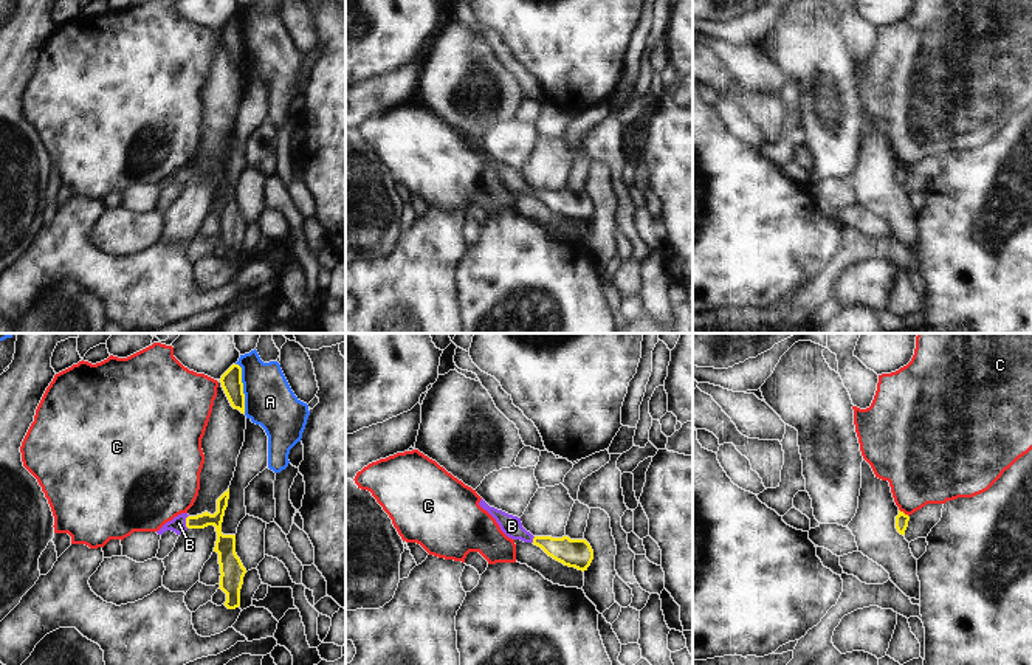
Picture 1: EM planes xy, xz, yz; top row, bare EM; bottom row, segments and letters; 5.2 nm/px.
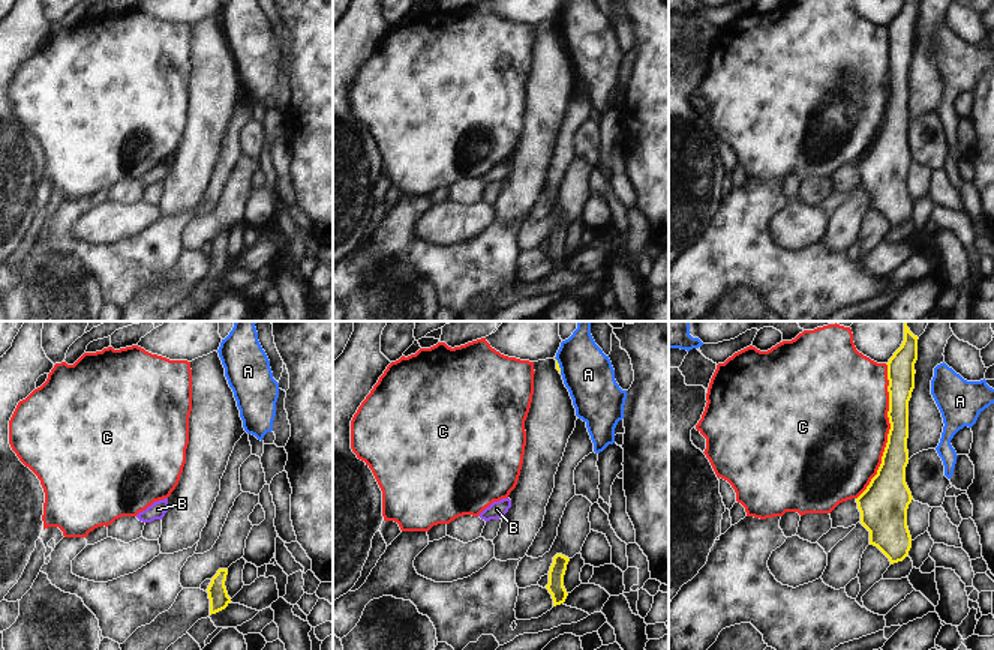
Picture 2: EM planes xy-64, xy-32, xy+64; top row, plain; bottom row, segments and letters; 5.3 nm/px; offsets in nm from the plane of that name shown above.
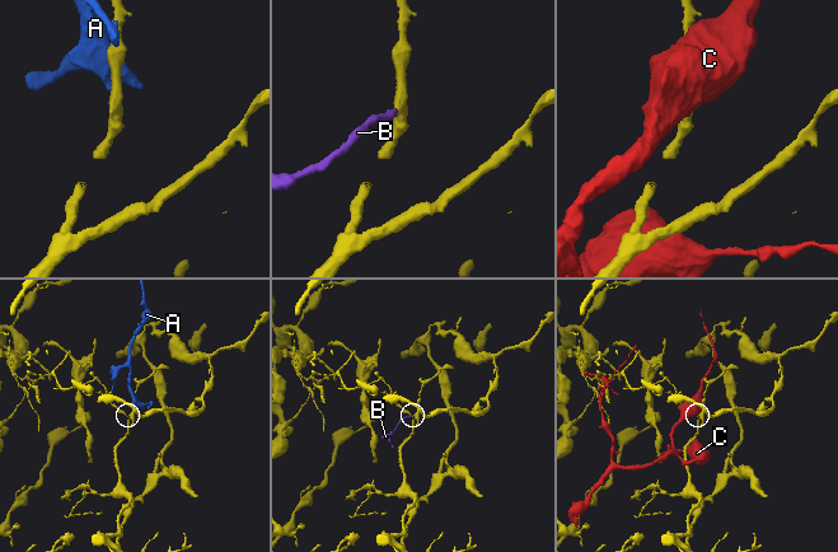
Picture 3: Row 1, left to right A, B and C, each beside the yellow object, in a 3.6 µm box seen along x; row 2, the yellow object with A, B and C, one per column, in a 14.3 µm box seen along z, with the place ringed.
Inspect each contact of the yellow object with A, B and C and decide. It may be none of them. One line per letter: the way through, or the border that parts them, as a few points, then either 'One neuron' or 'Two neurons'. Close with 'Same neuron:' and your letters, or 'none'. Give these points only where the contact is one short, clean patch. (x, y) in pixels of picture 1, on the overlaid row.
A: Boundary: xy (236, 363), (242, 372), (245, 413). Two neurons
B: Path across: xy (225, 546), (213, 521), (186, 521), (178, 523). One neuron
C: Two neurons
Same neuron: B

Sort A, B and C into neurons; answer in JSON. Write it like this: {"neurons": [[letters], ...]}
{"neurons": [["A"], ["B"], ["C"]]}

